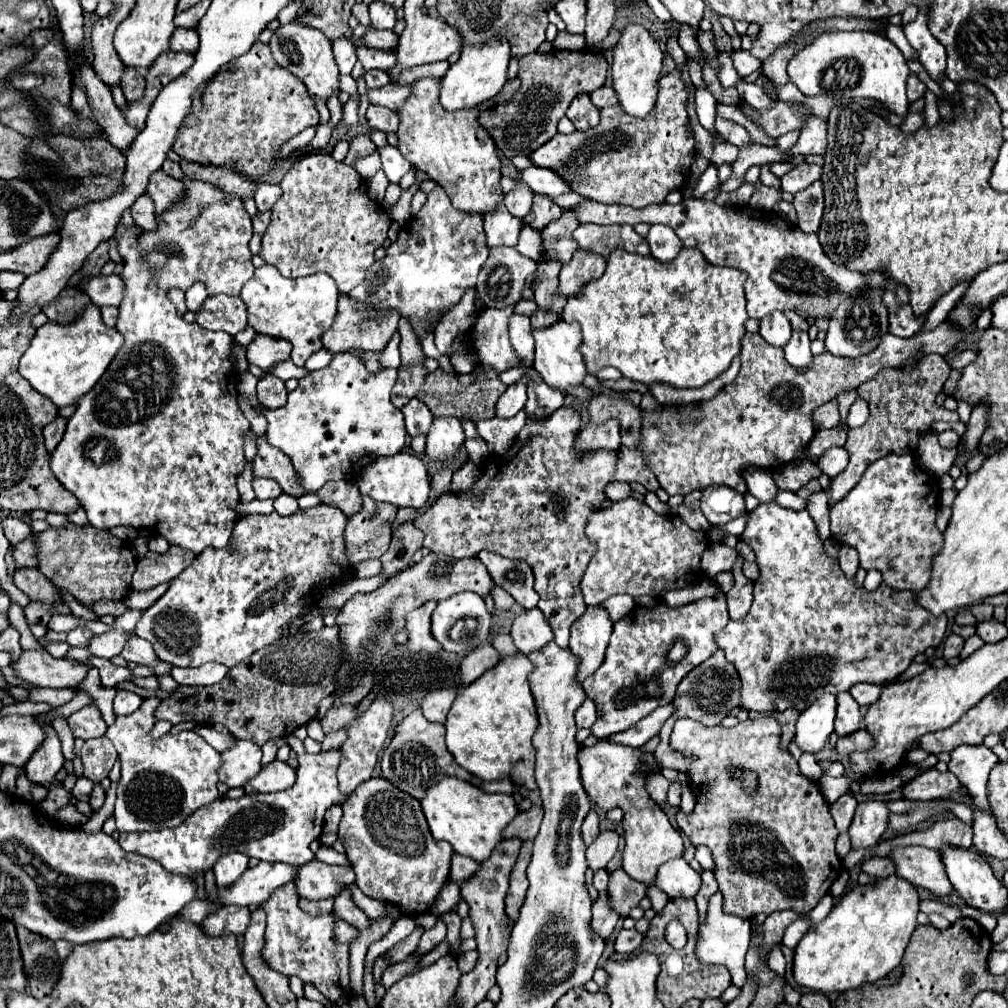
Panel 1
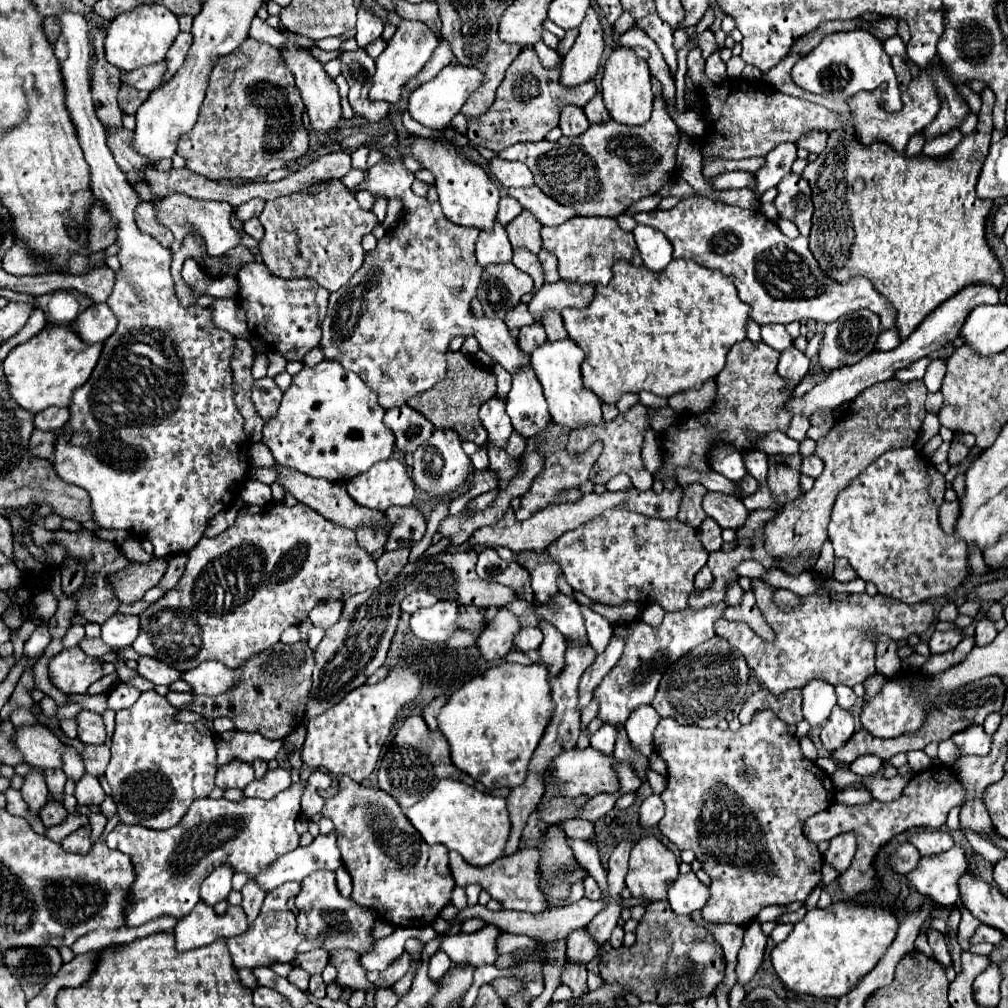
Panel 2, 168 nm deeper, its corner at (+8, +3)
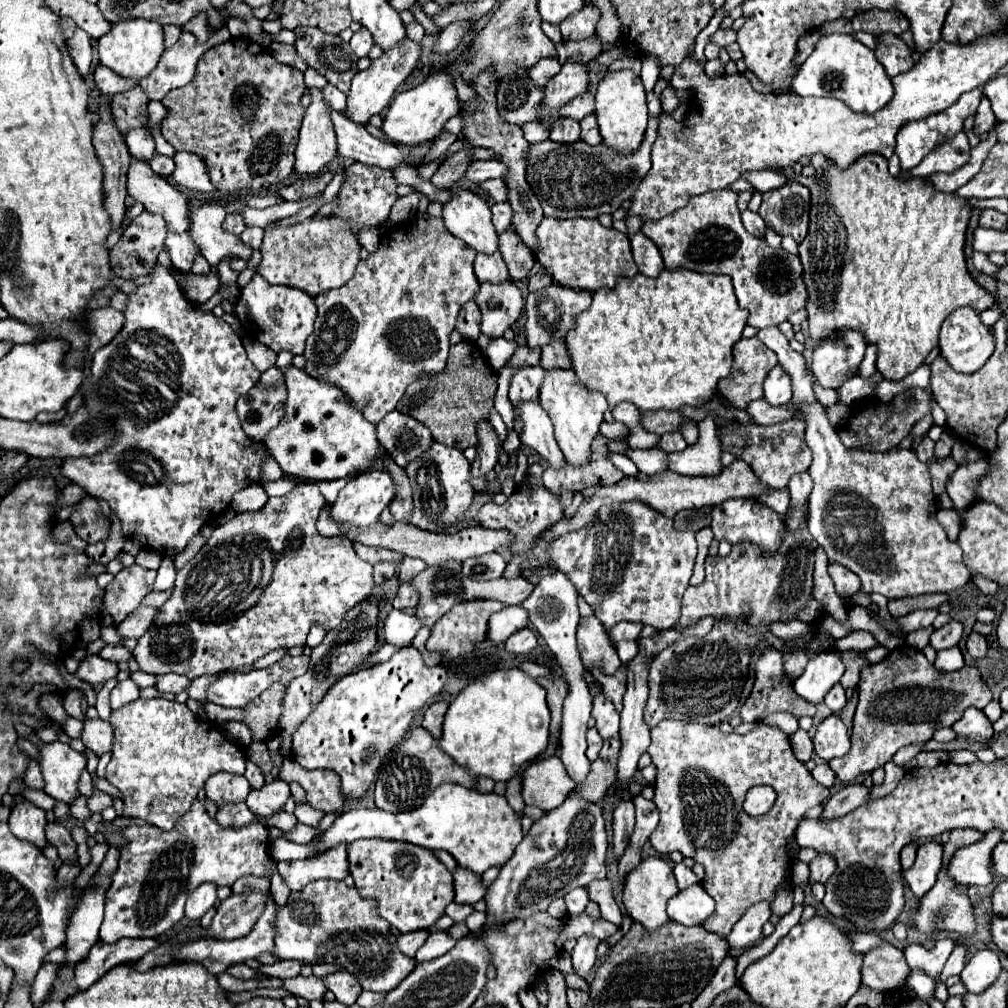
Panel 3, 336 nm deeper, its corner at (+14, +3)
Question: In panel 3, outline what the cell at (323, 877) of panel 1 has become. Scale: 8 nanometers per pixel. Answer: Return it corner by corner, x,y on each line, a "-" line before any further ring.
313,880
303,890
291,892
287,904
277,908
273,928
275,948
271,954
277,960
337,964
357,976
363,990
389,992
415,968
415,960
397,948
397,936
377,912
377,902
363,898
357,888
349,888
345,882

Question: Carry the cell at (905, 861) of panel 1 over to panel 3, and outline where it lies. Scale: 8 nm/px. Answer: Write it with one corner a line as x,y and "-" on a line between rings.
993,828
987,830
985,836
967,848
961,848
955,852
949,874
957,884
965,886
987,886
993,882
993,864
991,864
991,852
1001,842
1003,830

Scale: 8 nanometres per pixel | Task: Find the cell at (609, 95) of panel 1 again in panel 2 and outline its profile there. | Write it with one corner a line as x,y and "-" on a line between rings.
597,92
597,94
585,104
583,112
585,112
585,116
589,118
589,122
603,122
603,120
609,120
609,112
607,112
607,108
605,108
605,104
603,104
601,92

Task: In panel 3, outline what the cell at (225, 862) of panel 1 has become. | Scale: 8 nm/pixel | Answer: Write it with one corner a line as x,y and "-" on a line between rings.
201,884
201,888
195,888
189,894
189,900
185,906
185,918
187,920
199,920
217,902
215,890
217,890
215,884

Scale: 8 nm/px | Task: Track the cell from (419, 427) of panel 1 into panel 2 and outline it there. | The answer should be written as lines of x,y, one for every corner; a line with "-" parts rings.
407,404
387,410
385,424
393,430
395,444
401,452
415,452
415,448
427,442
433,432
433,424

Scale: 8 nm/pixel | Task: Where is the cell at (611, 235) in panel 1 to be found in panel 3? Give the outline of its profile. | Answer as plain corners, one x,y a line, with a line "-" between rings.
543,218
537,228
541,250
537,252
537,260
553,270
555,282
571,288
599,290
603,286
613,288
617,276
633,278
637,274
637,264
631,254
629,238
615,228
605,228
597,220
591,218

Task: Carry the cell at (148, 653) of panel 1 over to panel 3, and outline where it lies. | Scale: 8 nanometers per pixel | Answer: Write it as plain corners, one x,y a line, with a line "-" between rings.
157,676
159,684
157,684
157,690
161,692
171,692
171,694
179,694
179,692
185,692
191,684
189,678
185,676

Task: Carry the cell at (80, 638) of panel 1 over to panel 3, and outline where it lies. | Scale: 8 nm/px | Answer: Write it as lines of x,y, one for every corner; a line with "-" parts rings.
107,644
107,646
101,650
99,656
105,658
105,660
111,660
111,662
127,662
133,654
131,654
131,650
125,648
123,644

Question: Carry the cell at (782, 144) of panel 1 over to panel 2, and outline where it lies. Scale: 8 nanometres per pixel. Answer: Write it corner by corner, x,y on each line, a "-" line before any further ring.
777,144
767,156
763,168
755,174
757,176
757,194
763,194
771,186
777,186
783,176
791,172
791,164
797,158
795,144

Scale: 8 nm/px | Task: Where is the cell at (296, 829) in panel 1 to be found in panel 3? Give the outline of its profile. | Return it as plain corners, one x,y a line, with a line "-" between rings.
195,800
193,808
181,816
169,832
157,826
135,824
125,828
105,824
105,830
121,832
129,840
129,846
121,852
121,868
117,868
105,900
105,920
99,930
99,940
105,944
113,944
121,938
157,938
165,934
183,918
191,890
205,882
231,886
245,874
271,876
273,860
265,854
269,840
267,826
251,822
239,830
221,828
207,816
199,800

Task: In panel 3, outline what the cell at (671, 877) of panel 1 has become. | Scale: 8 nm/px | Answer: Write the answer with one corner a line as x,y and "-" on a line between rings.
701,884
681,890
673,900
669,900
669,918
683,926
703,924
715,912
715,900
705,892

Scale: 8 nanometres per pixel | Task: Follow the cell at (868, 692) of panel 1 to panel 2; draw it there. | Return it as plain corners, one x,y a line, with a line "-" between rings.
835,686
835,690
837,690
837,702
839,702
839,706
843,706
845,710
849,710
855,704
855,700
857,700
853,688
849,688
849,686

